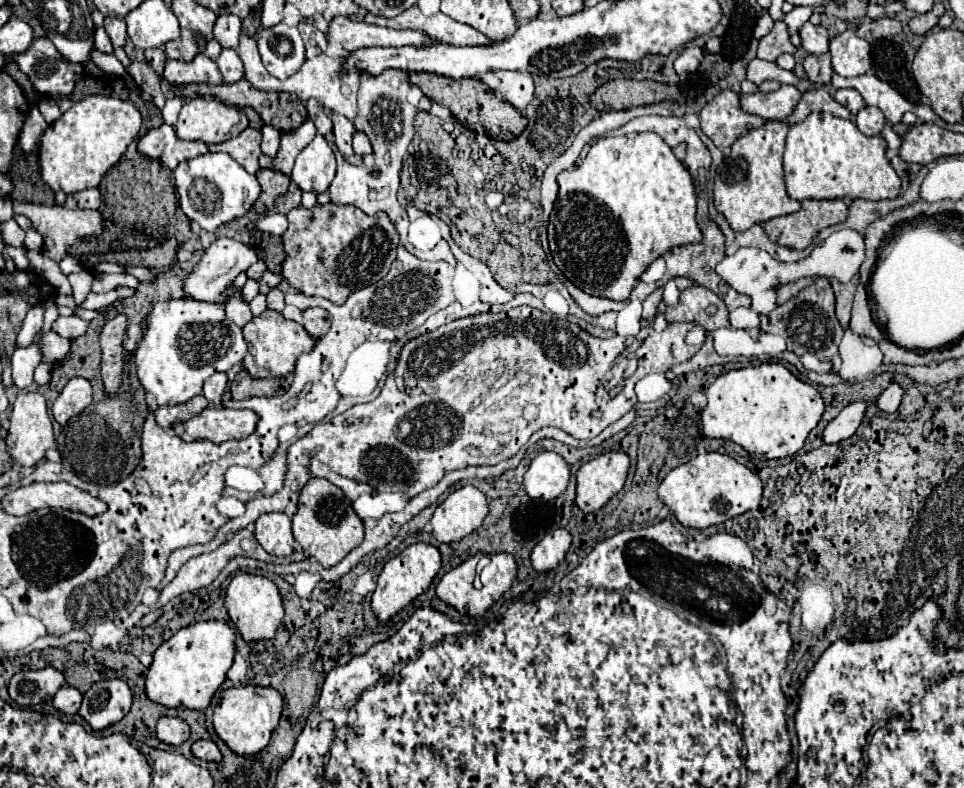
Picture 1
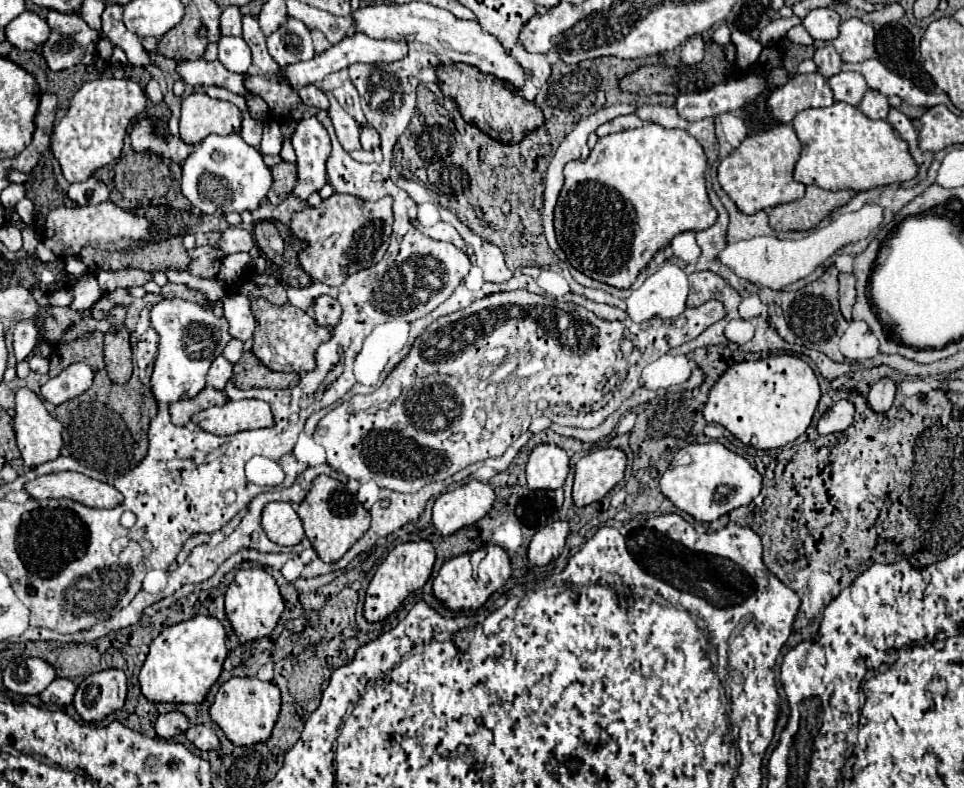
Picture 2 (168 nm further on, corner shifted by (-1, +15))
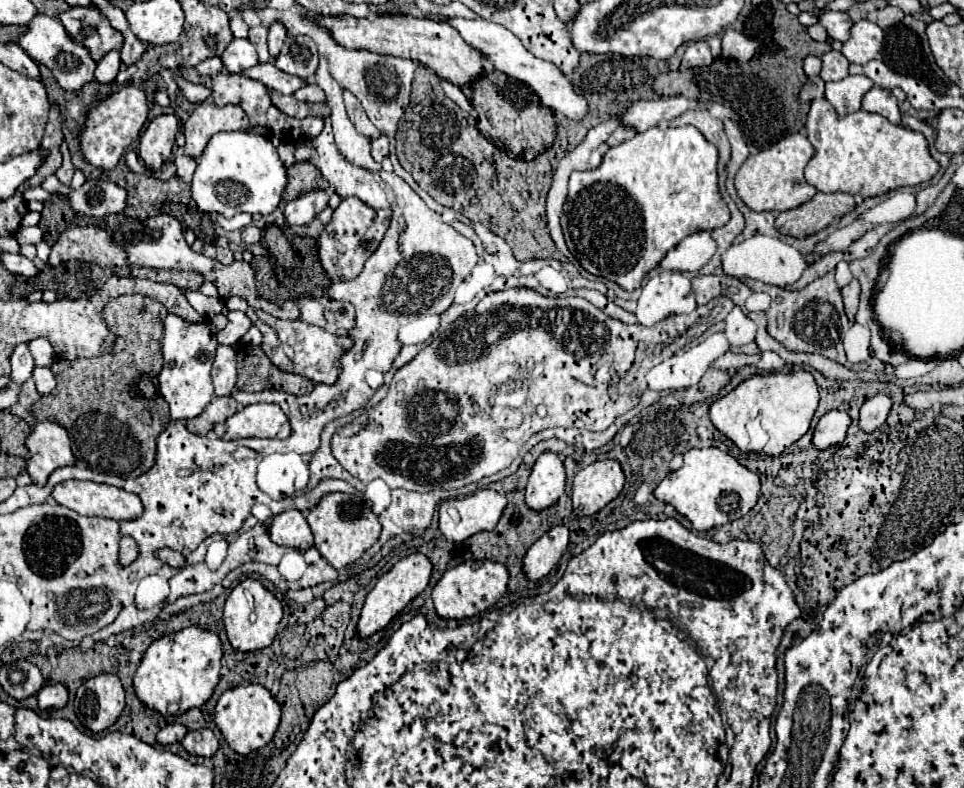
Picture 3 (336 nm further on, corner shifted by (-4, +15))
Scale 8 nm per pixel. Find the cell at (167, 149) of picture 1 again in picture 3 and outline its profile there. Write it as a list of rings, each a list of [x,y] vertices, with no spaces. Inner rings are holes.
[[[178,147],[173,163],[175,167],[177,167],[177,175],[179,175],[185,183],[191,183],[191,177],[193,177],[193,171],[195,171],[197,161],[195,161],[193,157],[185,155],[183,147]]]

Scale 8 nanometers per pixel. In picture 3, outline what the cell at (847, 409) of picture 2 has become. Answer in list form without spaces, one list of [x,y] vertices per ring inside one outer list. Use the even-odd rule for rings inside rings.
[[[833,409],[829,413],[825,413],[817,427],[815,427],[815,435],[813,435],[813,445],[817,449],[827,449],[835,443],[841,443],[847,435],[847,429],[851,425],[851,417],[845,411]]]

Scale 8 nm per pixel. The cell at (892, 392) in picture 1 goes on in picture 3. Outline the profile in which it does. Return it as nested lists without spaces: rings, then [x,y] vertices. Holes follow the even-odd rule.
[[[877,393],[871,399],[867,399],[861,407],[861,417],[859,417],[859,429],[863,429],[865,433],[873,433],[877,427],[881,427],[885,423],[885,419],[889,417],[891,411],[891,397]]]

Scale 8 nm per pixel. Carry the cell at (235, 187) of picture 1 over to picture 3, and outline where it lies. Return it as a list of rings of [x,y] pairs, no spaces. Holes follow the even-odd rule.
[[[249,131],[215,133],[197,159],[191,195],[205,213],[221,213],[223,217],[233,217],[237,213],[269,215],[277,209],[285,183],[285,165],[269,139]],[[241,195],[245,195],[245,201],[239,201]]]

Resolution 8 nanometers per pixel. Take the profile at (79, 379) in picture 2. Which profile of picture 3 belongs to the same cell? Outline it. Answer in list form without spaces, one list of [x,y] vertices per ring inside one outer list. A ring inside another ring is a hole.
[[[35,367],[33,379],[35,379],[37,391],[41,395],[49,395],[57,387],[57,381],[55,381],[55,377],[53,377],[53,373],[51,373],[49,367]]]

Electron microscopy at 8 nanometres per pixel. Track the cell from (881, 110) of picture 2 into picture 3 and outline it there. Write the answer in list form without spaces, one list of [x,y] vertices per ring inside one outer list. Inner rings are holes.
[[[873,87],[865,97],[863,97],[863,109],[869,113],[877,113],[883,115],[885,119],[889,119],[891,123],[899,123],[901,119],[901,111],[897,107],[897,99],[893,97],[893,93],[889,89],[881,89],[881,87]]]

